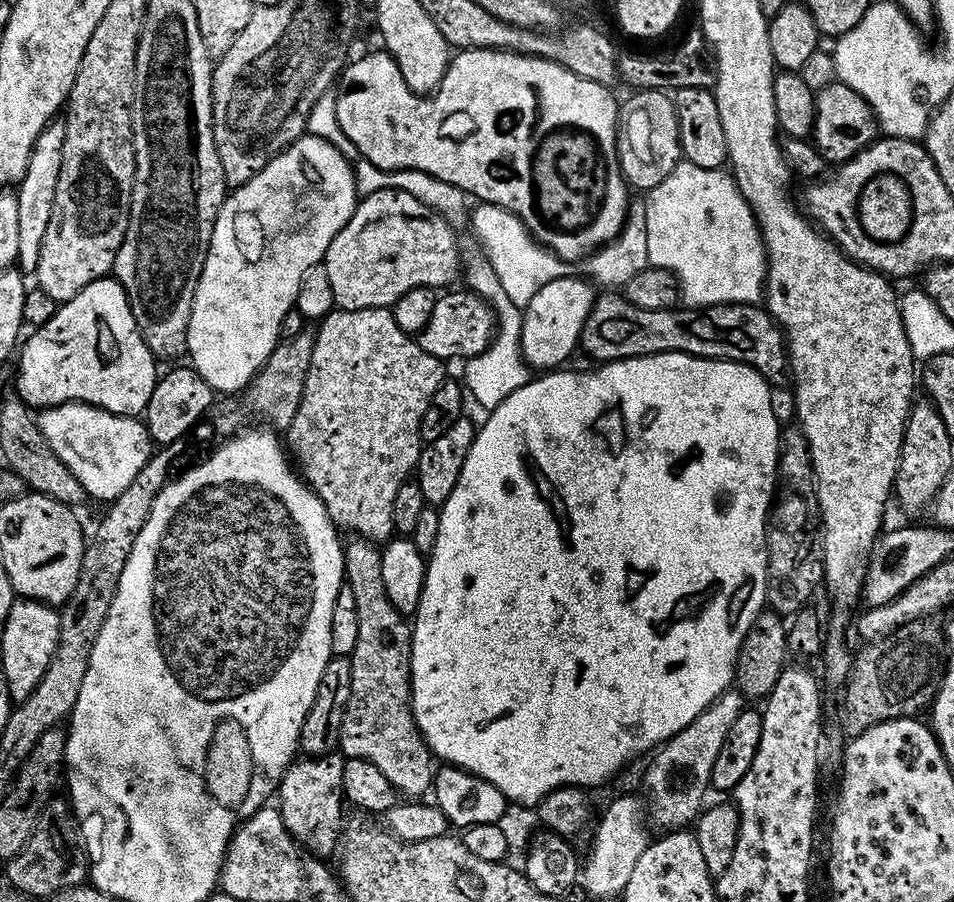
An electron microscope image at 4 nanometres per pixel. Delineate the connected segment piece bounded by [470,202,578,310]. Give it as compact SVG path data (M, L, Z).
M477 203L470 212L470 229L476 235L479 247L486 254L490 266L494 266L494 274L498 274L498 282L502 282L502 290L506 290L506 298L516 308L523 309L546 286L546 282L554 282L554 278L575 276L578 272L577 261L564 260L539 244L526 230L526 226L505 208L497 204Z

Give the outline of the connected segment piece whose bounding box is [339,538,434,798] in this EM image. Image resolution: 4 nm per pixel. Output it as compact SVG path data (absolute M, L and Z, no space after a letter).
M352 538L343 545L344 578L354 593L354 603L358 606L358 642L351 654L350 702L346 702L346 714L342 718L339 751L347 758L362 758L374 762L386 778L404 798L420 798L432 787L434 757L426 746L412 713L412 625L405 613L397 610L386 594L382 582L381 549L373 541Z

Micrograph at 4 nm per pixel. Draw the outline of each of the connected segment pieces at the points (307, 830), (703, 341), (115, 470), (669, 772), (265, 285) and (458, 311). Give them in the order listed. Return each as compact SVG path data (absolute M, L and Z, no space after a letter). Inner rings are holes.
M339 751L315 758L293 759L274 793L286 830L312 856L328 858L332 851L335 853L341 847L342 829L346 824L346 801L342 790L344 762L345 757Z
M608 290L597 295L580 331L579 351L585 352L592 362L625 360L631 356L653 356L655 352L685 352L691 356L705 356L711 360L733 360L750 366L762 374L769 385L777 386L789 375L788 346L784 331L775 318L756 304L715 304L709 308L672 308L646 310L632 305L623 294Z
M59 404L43 409L38 423L50 450L66 462L70 474L82 482L85 493L103 502L118 498L134 482L138 470L146 466L154 451L154 441L143 419L110 414L89 404Z
M739 691L723 692L721 696L714 698L710 706L706 706L706 710L702 710L702 714L698 714L698 718L694 718L694 722L690 722L690 726L663 741L655 749L651 757L653 760L644 772L644 792L642 791L642 800L653 829L684 830L700 815L706 804L704 795L710 792L714 761L722 751L726 734L730 734L734 718L738 718L745 707L746 701Z
M307 134L299 136L292 144L281 150L267 166L258 170L258 174L254 174L254 178L250 178L250 182L246 182L241 188L231 189L225 195L224 205L218 210L218 218L214 222L206 262L202 266L202 274L198 278L198 286L194 294L194 306L190 310L188 347L186 349L187 359L192 359L189 360L191 367L195 368L198 375L213 390L217 393L224 392L220 394L238 394L256 377L257 370L268 361L268 355L274 351L280 340L282 318L286 318L286 314L295 305L302 273L310 270L310 266L323 261L330 242L334 242L334 234L338 234L338 230L342 230L342 226L346 226L346 222L354 214L357 203L358 193L356 191L356 173L353 161L347 160L330 142Z
M447 292L439 297L434 306L434 314L430 314L430 322L426 322L426 326L418 334L422 350L442 362L459 361L461 358L482 354L496 331L496 313L475 292Z

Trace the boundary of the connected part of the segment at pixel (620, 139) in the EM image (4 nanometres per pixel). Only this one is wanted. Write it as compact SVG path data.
M641 88L633 91L631 95L618 108L616 151L625 181L633 189L647 190L666 179L682 159L678 138L678 114L674 110L672 96L667 91Z

